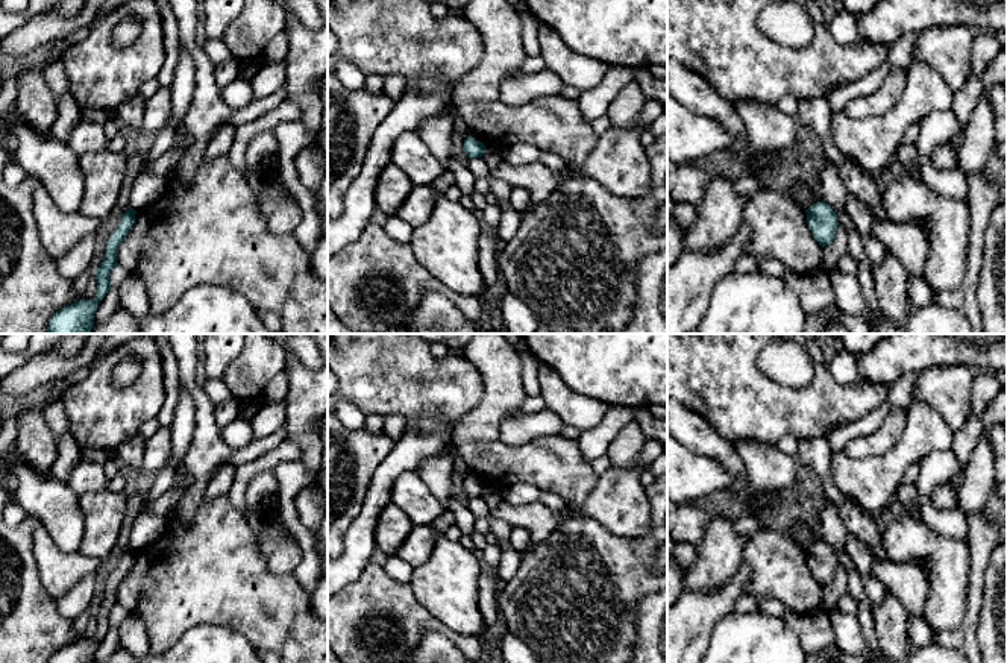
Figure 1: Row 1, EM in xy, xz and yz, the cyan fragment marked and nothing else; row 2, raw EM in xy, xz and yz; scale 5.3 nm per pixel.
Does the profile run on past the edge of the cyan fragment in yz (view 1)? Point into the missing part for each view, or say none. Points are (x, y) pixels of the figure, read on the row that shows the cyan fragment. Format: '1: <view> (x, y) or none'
1: none

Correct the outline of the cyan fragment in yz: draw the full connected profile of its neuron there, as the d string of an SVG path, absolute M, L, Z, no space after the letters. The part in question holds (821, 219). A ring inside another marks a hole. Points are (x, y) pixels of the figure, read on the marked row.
M822 200L813 203L807 212L807 225L814 240L822 246L828 246L836 234L839 220L836 212Z

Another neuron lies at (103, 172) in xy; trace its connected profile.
M103 150L79 156L83 174L83 196L80 212L86 217L105 220L112 211L127 168L124 152Z

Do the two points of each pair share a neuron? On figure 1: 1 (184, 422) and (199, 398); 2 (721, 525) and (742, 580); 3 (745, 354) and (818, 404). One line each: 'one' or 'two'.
1: two
2: two
3: one

